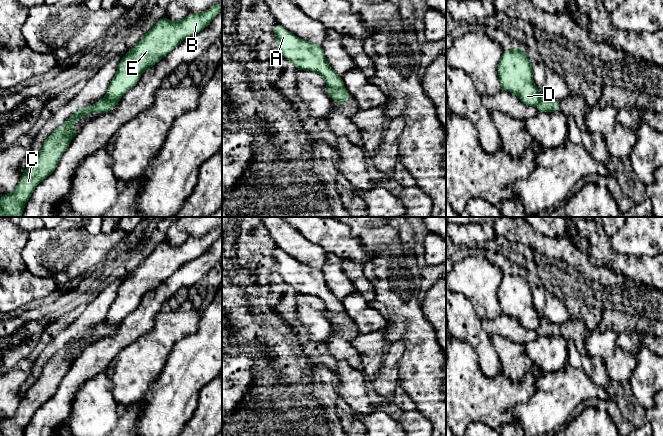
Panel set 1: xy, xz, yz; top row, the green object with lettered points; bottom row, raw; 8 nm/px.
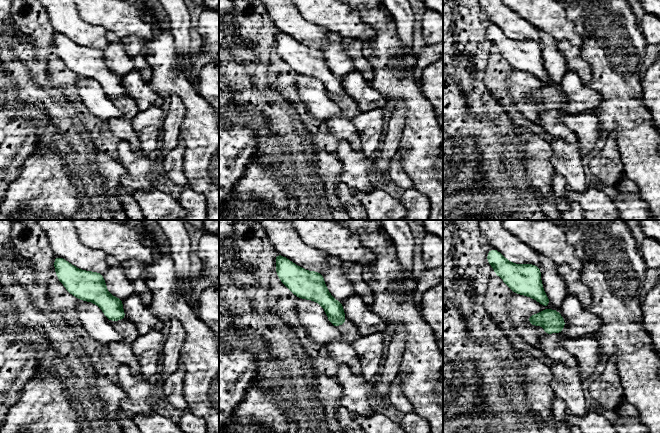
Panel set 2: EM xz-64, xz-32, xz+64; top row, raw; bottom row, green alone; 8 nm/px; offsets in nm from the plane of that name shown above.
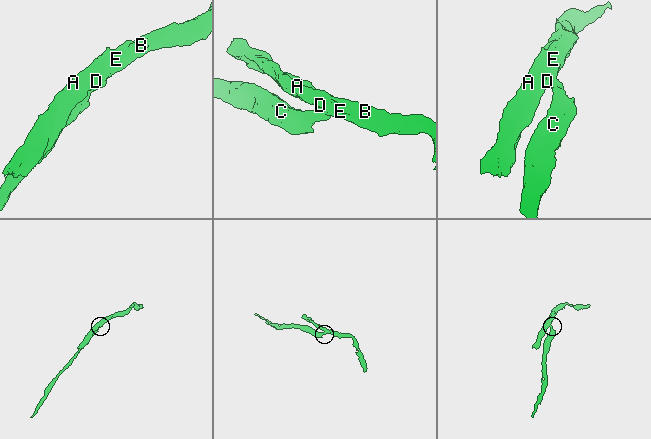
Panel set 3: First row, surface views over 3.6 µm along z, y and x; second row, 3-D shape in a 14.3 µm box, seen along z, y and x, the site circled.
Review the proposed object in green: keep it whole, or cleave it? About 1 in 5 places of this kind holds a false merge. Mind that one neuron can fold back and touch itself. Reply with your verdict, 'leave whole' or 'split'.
split

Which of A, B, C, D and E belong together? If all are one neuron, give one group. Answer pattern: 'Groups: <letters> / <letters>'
Groups: A B D E / C

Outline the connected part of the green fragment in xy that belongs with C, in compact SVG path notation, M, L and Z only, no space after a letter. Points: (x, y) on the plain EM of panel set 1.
M104 321L91 330L79 332L60 352L53 355L52 358L42 368L41 374L38 377L38 379L25 392L24 397L22 398L19 407L17 408L15 413L12 416L3 418L0 421L0 436L23 436L26 427L29 425L37 409L41 407L44 403L49 401L55 395L61 383L61 380L67 374L71 364L79 356L79 355L75 355L73 357L70 356L70 354L76 348L77 344L85 339L89 339L90 337L102 338L109 336L113 334L118 327L119 324L111 325L106 321Z

